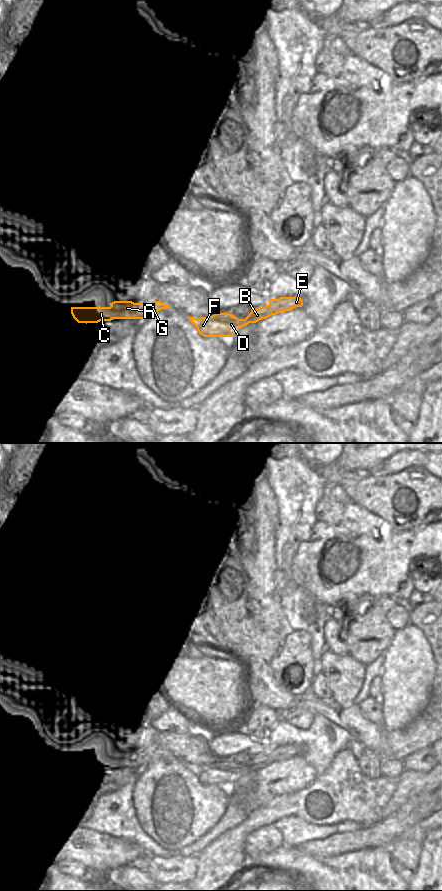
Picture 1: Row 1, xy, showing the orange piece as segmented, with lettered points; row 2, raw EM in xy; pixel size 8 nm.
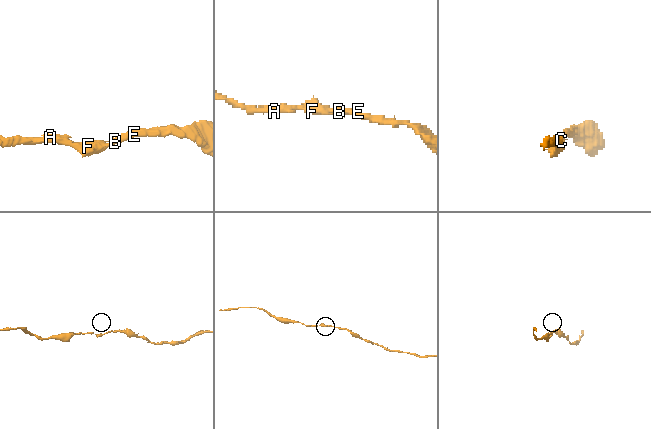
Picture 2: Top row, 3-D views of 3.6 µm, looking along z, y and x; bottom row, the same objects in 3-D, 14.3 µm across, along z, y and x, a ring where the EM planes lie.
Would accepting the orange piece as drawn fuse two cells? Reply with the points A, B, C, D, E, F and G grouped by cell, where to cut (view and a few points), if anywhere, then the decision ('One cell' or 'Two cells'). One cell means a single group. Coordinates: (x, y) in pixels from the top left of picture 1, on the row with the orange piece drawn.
Groups: A B C D E F G. No split. One cell.

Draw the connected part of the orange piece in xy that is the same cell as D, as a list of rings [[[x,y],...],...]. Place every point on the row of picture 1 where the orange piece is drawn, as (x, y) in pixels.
[[[280,297],[270,299],[266,307],[251,309],[245,319],[238,319],[230,313],[216,313],[210,317],[188,317],[204,337],[232,337],[242,327],[249,323],[256,323],[278,313],[290,311],[296,307],[302,307],[303,300],[300,297]]]

